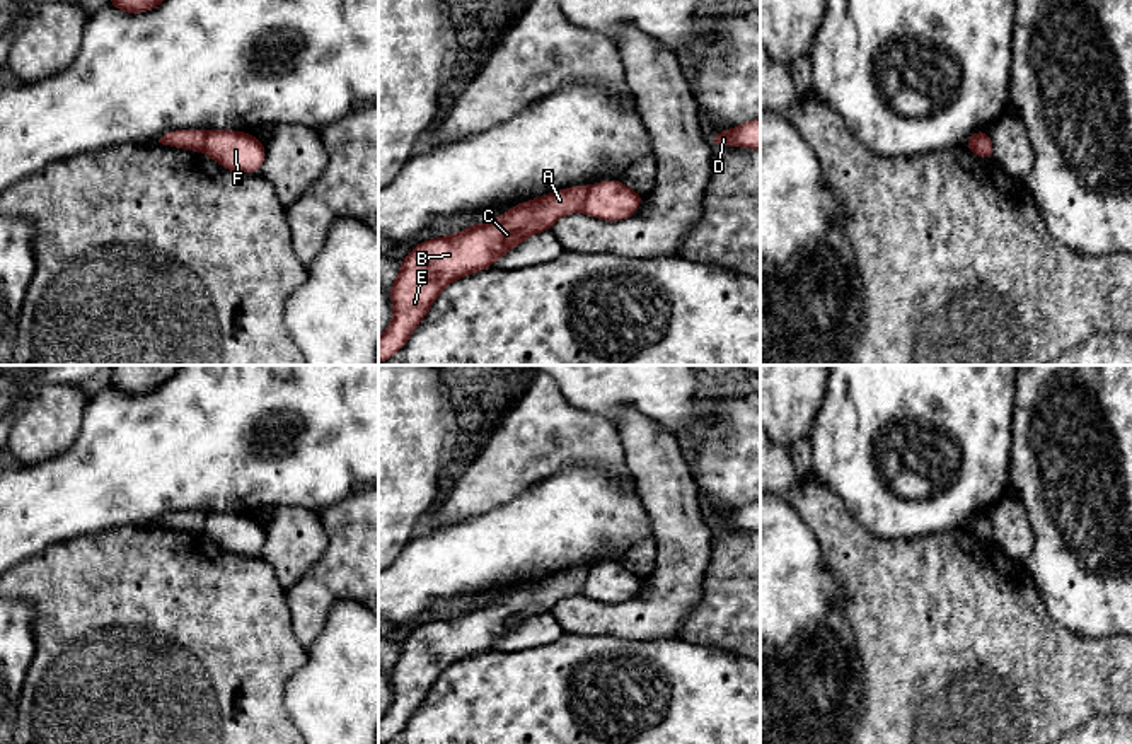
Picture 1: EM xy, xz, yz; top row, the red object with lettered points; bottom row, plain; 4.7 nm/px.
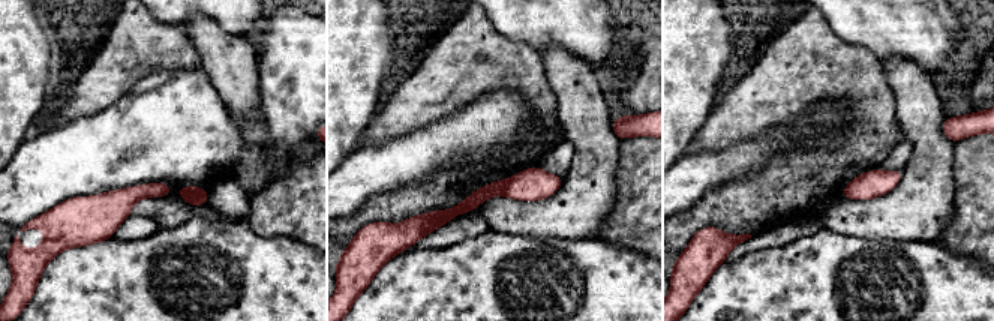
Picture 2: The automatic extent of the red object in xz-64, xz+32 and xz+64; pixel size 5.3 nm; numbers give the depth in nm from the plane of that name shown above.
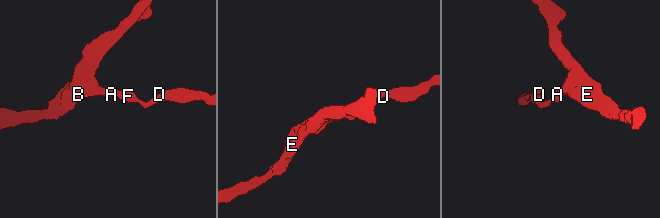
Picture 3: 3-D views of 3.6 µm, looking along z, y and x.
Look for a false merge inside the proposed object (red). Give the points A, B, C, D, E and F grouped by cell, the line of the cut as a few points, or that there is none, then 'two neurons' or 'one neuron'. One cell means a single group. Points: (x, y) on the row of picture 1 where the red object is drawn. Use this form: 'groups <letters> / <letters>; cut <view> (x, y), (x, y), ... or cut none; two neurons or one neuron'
groups A B C E / D F; cut xz (589, 188), (582, 210); two neurons

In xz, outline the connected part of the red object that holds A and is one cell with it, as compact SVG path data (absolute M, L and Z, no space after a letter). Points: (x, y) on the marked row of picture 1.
M583 184L556 191L537 200L515 205L500 218L471 225L469 229L445 237L419 242L401 263L396 283L389 287L394 316L389 328L378 338L378 363L394 357L407 343L411 333L428 314L440 292L462 276L489 268L496 259L517 247L527 237L551 230L552 224L568 213L583 212L588 188Z

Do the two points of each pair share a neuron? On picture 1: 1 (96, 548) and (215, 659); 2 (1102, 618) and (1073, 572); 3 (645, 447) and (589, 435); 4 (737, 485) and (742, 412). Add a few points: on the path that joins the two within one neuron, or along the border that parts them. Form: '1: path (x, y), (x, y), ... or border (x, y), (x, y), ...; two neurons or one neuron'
1: path (125, 577), (186, 639); one neuron
2: path (1102, 606), (1102, 601), (1085, 584); one neuron
3: border (614, 424), (624, 464), (633, 480); two neurons
4: path (737, 466), (742, 458), (742, 430); one neuron

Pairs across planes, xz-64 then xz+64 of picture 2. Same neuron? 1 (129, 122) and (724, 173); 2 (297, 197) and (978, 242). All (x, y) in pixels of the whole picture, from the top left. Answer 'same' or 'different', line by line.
1: same
2: same

